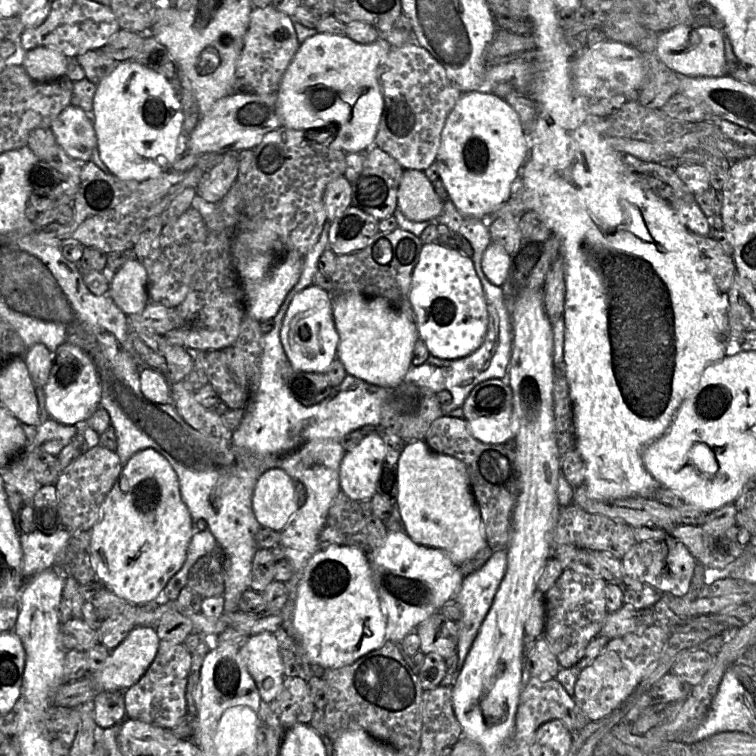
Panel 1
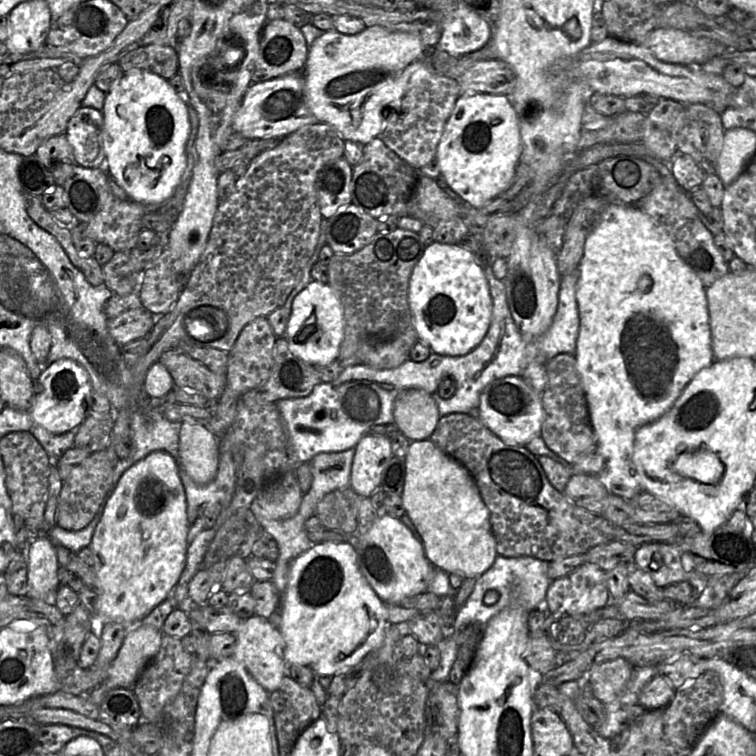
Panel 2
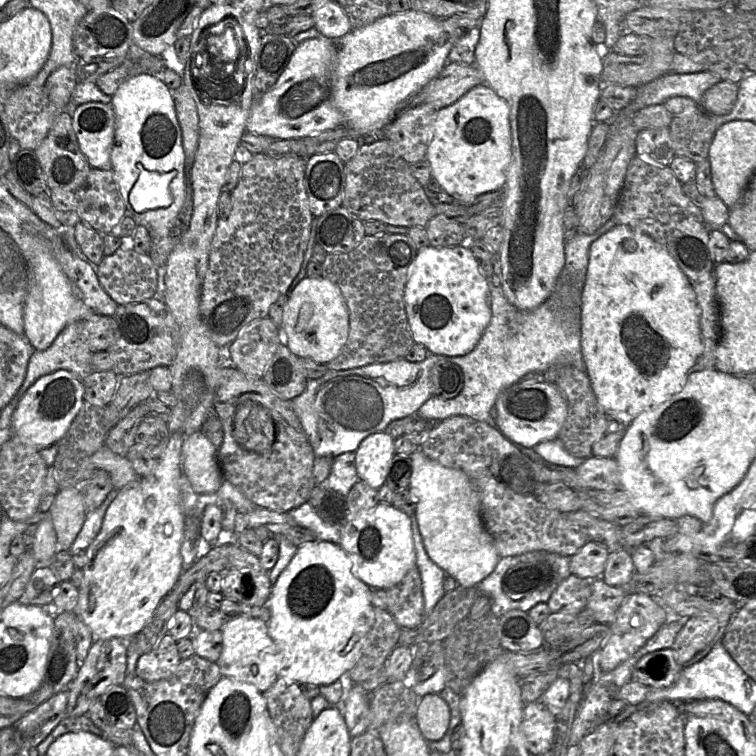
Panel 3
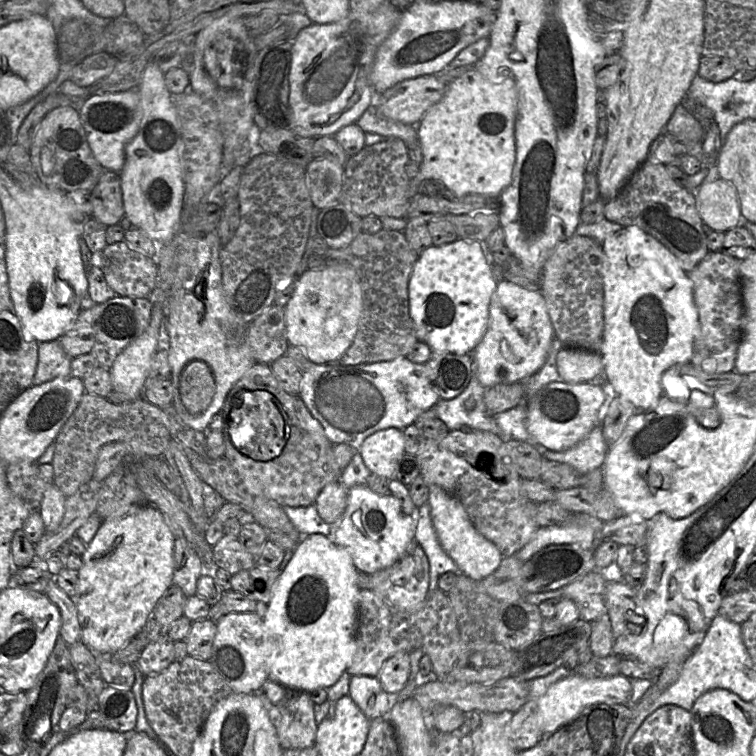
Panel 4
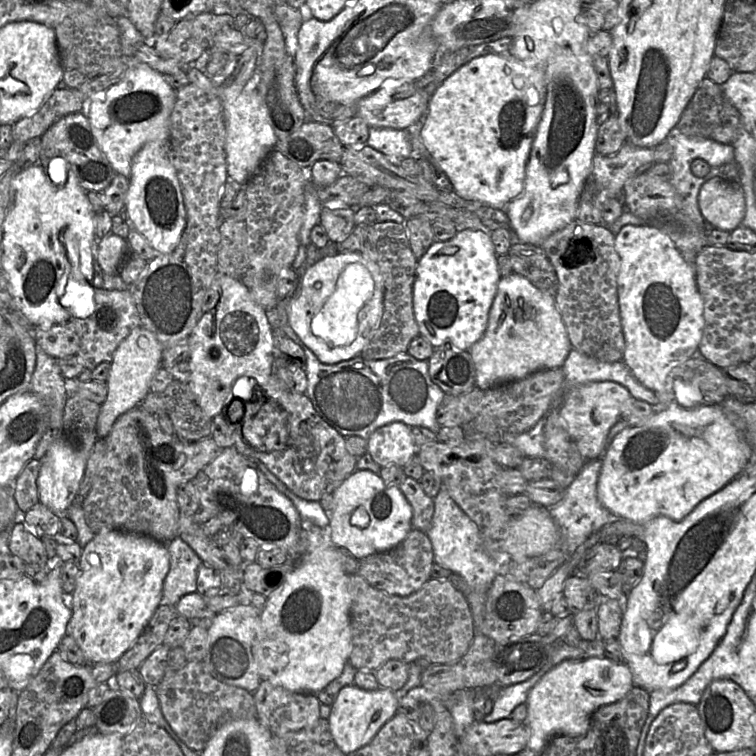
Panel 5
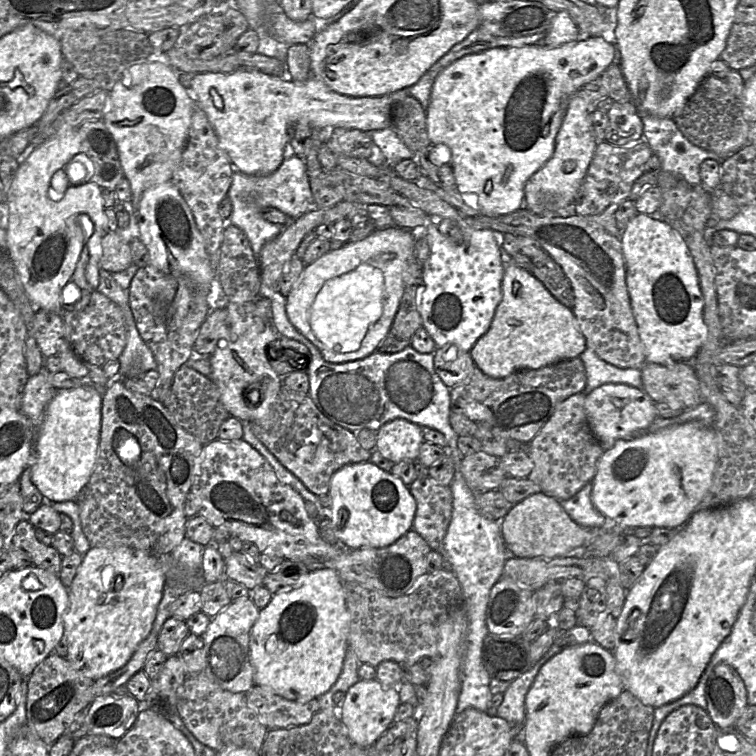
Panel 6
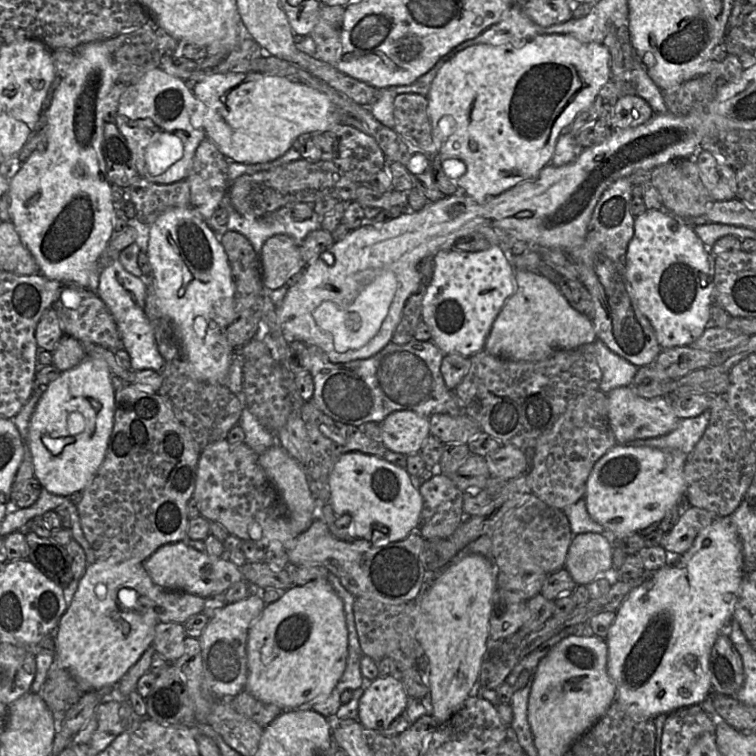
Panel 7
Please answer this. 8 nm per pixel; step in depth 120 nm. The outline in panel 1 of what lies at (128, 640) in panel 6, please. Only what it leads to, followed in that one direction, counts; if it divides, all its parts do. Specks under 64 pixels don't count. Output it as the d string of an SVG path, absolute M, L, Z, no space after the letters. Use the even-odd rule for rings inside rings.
M146 448L122 467L91 528L89 553L97 579L117 597L132 604L154 604L169 579L185 562L192 537L192 519L183 502L175 471L158 451Z

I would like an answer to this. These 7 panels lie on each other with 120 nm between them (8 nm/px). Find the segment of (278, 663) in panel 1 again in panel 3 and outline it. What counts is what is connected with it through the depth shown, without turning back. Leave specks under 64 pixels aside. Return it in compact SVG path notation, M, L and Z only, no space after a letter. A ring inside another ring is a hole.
M239 615L226 620L221 628L222 652L217 660L222 677L255 686L265 692L278 677L278 649L269 635L267 624L260 618Z

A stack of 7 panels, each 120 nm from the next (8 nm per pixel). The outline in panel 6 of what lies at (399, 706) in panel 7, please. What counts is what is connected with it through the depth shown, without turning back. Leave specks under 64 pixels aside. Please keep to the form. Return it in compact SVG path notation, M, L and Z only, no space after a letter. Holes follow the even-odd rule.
M376 679L359 680L353 684L346 692L340 718L352 744L361 747L373 745L393 723L400 703L398 688L384 687Z

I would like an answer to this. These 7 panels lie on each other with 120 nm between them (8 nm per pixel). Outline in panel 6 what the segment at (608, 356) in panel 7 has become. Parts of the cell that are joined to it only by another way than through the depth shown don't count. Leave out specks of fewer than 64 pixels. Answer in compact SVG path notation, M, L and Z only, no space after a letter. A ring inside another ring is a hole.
M586 348L580 354L586 372L586 386L581 392L589 394L595 388L608 383L626 384L642 389L641 369L619 368L600 359L593 350Z

